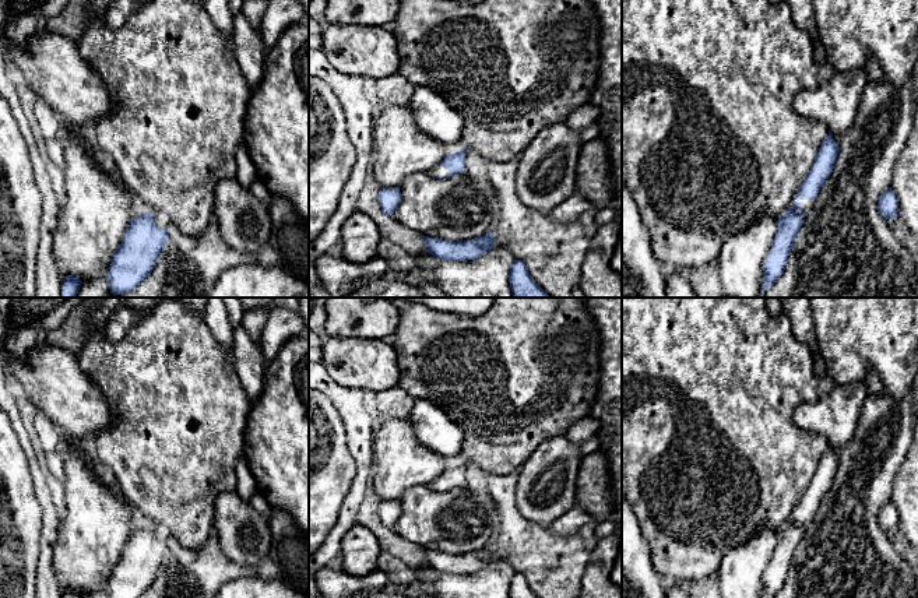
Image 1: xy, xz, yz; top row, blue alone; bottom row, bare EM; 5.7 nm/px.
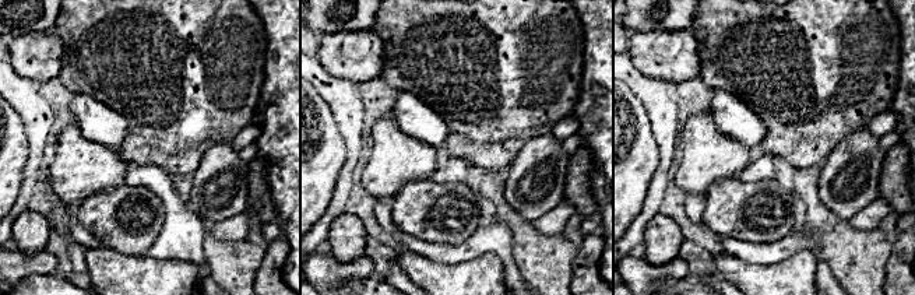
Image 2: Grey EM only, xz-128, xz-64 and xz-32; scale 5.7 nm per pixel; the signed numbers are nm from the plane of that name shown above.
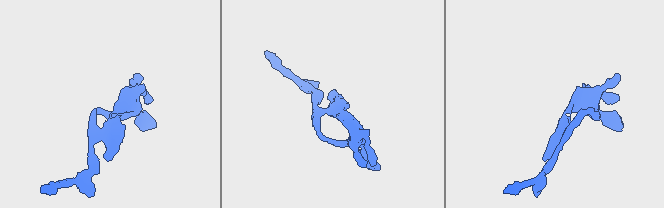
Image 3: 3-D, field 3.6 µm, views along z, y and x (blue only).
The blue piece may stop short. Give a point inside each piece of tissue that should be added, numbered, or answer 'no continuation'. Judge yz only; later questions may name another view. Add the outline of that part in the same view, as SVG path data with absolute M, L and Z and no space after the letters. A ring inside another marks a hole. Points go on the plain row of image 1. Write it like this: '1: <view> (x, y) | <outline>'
1: yz (808, 517) | M792 513L791 518L795 516L801 516L803 518L803 525L809 525L813 521L816 513Z

